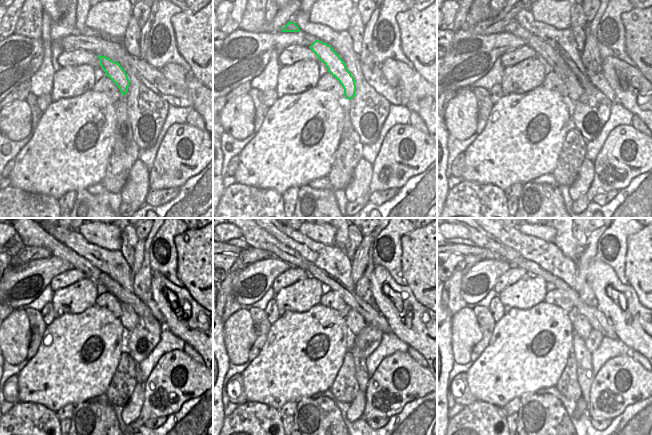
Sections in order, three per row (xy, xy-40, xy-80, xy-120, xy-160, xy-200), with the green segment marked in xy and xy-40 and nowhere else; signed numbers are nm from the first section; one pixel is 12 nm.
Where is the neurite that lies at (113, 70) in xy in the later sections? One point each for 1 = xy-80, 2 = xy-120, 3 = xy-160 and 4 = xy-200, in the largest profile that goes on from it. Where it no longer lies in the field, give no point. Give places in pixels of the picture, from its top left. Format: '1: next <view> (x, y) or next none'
1: next xy-80 (548, 54)
2: next xy-120 (32, 238)
3: next xy-160 (259, 238)
4: next xy-200 (482, 239)

